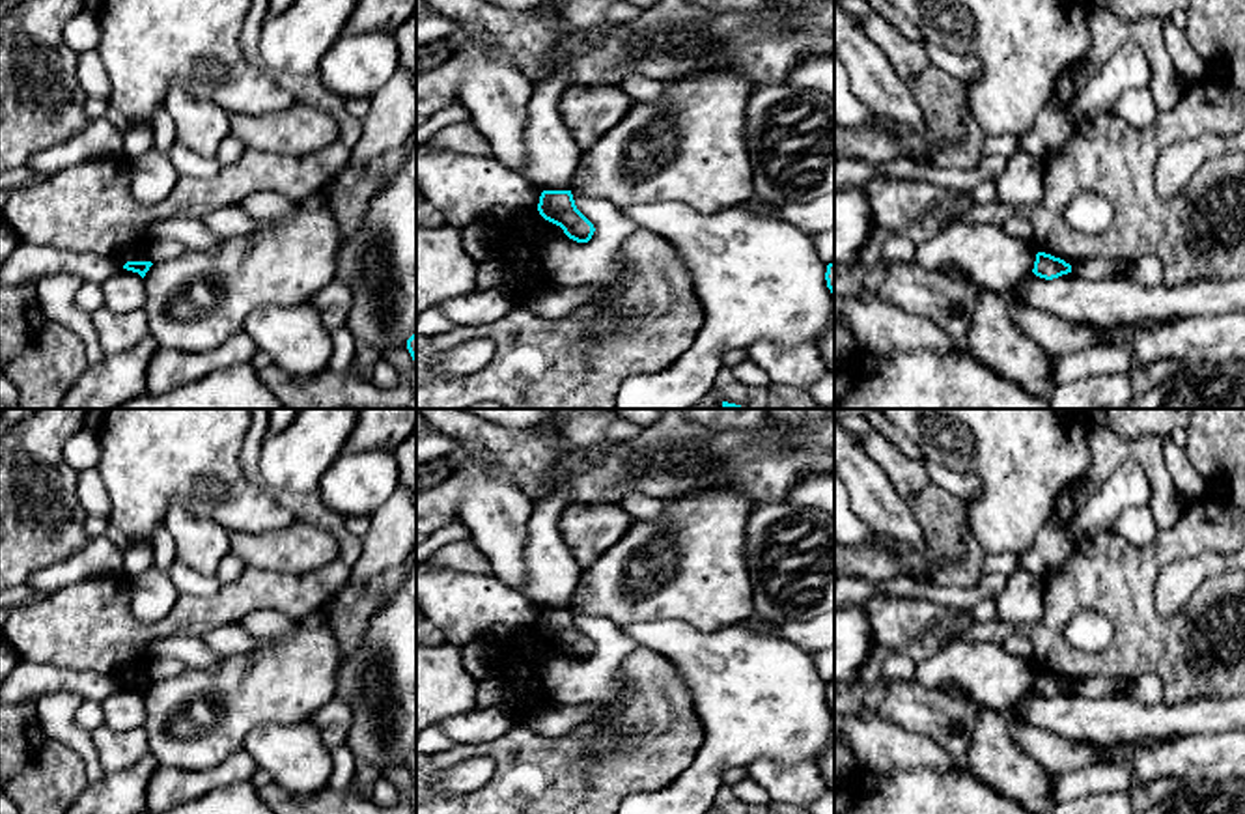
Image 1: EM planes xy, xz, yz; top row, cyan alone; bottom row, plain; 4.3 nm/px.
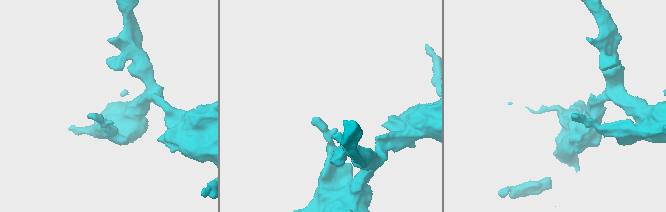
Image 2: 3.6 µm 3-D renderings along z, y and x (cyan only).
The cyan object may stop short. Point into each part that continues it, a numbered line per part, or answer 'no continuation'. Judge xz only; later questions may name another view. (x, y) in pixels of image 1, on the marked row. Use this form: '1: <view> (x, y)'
no continuation

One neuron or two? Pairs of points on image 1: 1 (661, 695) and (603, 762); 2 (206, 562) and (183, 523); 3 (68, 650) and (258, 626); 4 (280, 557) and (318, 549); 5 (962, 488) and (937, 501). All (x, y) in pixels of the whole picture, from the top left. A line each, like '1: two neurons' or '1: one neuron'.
1: one neuron
2: one neuron
3: two neurons
4: one neuron
5: two neurons

